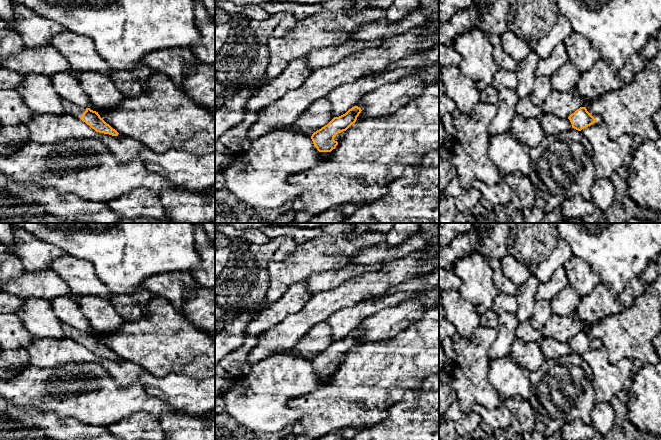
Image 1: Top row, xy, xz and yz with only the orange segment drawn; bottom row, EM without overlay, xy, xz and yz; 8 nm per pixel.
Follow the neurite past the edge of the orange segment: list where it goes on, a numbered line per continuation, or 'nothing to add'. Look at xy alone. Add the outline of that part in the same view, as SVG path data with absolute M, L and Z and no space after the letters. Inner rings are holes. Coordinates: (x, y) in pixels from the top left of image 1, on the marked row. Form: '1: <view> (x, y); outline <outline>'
1: xy (69, 108); outline M62 100L64 114L71 115L80 118L81 115L86 111L86 108L81 108L67 100Z

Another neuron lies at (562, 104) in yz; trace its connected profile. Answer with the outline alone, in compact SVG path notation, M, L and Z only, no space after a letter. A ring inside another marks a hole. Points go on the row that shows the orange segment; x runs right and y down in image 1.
M574 90L571 92L551 91L543 102L543 114L552 113L557 117L568 118L580 107L586 107L587 103L579 98Z

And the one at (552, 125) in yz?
M552 113L543 114L540 123L545 136L557 135L572 129L572 124L568 118L557 117Z

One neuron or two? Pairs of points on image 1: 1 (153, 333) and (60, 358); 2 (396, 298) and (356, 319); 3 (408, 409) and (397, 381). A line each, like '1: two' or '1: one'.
1: two
2: one
3: two

